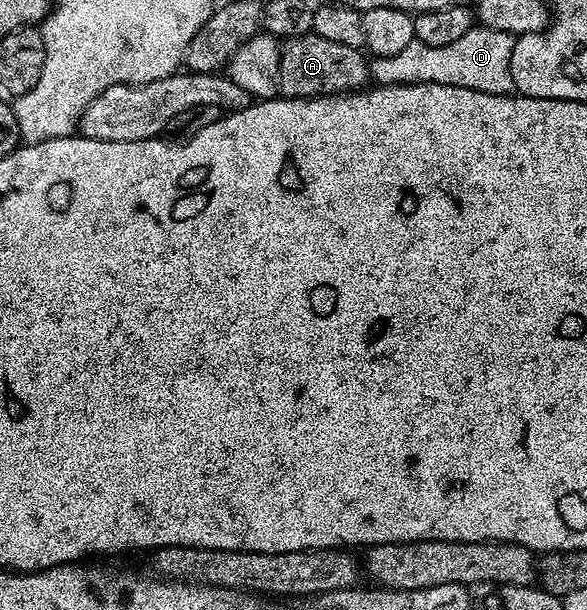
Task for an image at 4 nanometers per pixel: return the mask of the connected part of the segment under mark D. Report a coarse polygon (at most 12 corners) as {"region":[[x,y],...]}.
{"region":[[476,27],[446,47],[372,56],[375,85],[515,93],[515,37]]}

